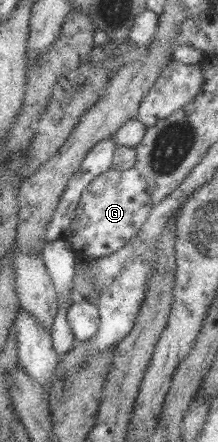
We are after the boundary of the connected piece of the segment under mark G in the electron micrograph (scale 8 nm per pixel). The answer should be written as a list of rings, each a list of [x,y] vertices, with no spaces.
[[[135,167],[126,170],[110,168],[96,176],[82,193],[64,238],[75,251],[81,251],[85,259],[111,256],[136,238],[152,207],[147,182]]]

